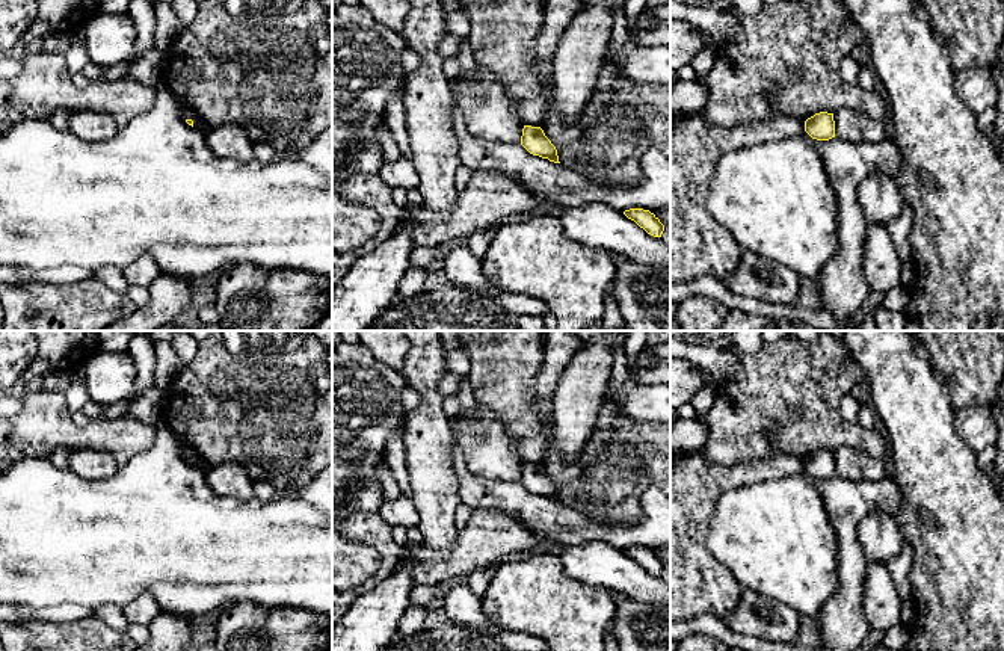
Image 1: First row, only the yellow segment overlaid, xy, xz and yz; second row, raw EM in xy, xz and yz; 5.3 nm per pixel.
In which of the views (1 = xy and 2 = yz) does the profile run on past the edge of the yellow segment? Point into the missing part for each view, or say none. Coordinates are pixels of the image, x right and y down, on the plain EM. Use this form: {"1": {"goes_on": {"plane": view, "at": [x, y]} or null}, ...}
{"1": {"goes_on": null}, "2": {"goes_on": null}}

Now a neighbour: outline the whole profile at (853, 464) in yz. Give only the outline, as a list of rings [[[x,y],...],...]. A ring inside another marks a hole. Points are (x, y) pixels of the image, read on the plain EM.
[[[841,447],[833,453],[835,474],[852,480],[880,480],[888,473],[883,459],[874,459],[865,452]]]

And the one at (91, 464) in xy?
[[[72,449],[69,450],[68,468],[82,479],[101,480],[113,476],[119,465],[107,452]]]

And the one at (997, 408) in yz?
[[[1004,379],[998,390],[996,402],[990,406],[995,423],[998,426],[998,440],[996,440],[996,458],[995,465],[995,479],[1004,477]]]

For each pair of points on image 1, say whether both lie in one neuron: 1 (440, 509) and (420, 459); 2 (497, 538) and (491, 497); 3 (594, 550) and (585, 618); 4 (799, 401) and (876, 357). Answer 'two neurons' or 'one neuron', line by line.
1: one neuron
2: two neurons
3: two neurons
4: two neurons

